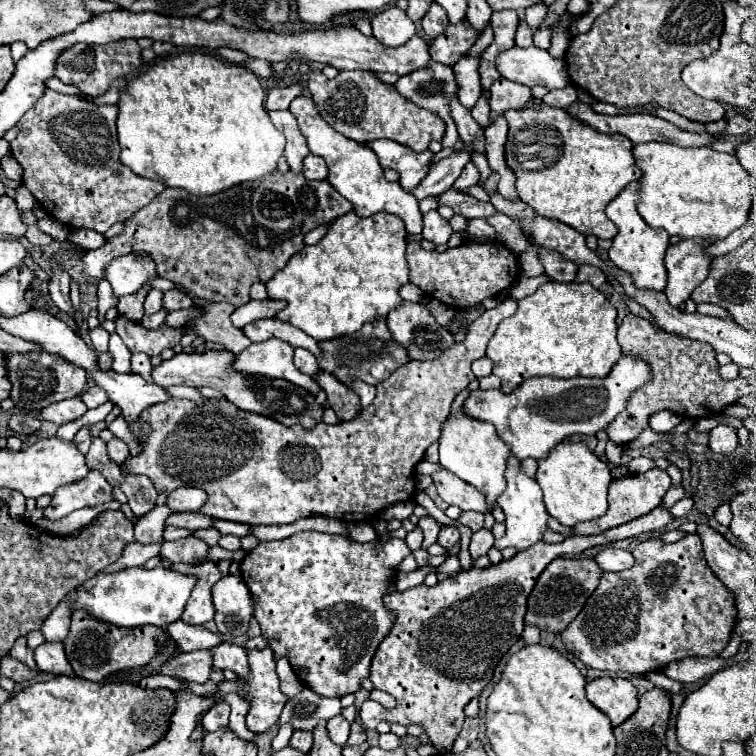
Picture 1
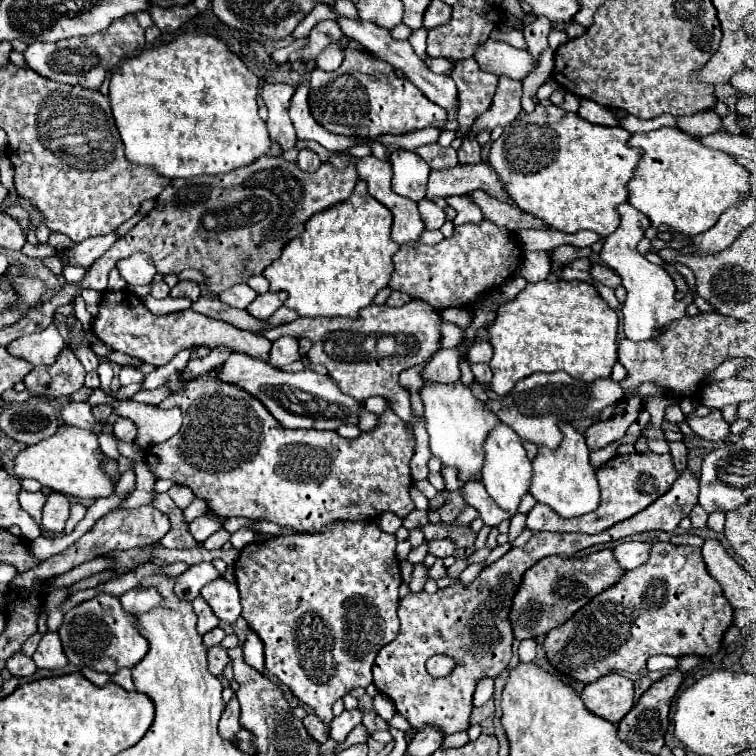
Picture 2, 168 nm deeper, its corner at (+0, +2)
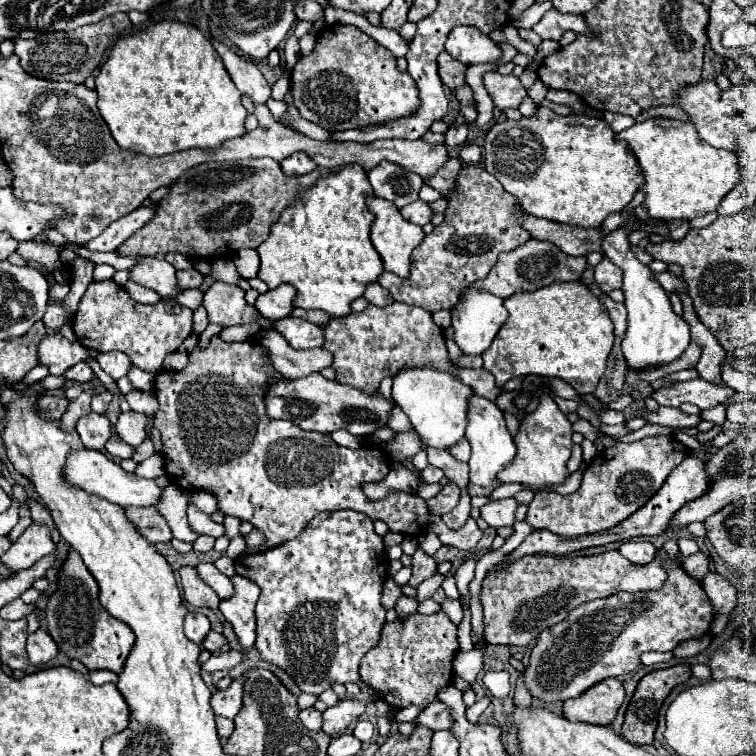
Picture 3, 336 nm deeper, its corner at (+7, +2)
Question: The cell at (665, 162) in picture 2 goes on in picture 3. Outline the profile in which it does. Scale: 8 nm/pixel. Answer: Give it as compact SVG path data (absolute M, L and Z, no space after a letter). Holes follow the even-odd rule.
M647 119L617 133L637 155L645 173L641 191L647 195L645 205L653 219L685 219L691 221L709 211L717 211L721 199L737 185L739 167L735 153L715 149L699 139L691 121L679 119Z

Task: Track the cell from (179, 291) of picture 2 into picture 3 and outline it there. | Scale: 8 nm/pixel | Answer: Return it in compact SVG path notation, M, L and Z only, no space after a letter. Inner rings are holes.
M197 269L177 271L177 279L179 279L179 287L183 287L183 289L193 289L203 283L203 275Z

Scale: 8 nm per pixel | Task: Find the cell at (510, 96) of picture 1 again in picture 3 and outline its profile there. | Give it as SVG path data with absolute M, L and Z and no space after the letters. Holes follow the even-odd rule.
M491 71L483 75L483 85L493 103L503 111L509 107L519 107L521 101L527 97L525 87L515 75L501 75L497 71Z

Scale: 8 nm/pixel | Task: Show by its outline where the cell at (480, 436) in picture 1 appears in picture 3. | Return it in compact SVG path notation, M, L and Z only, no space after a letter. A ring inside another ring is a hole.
M401 367L393 375L393 401L409 417L415 431L431 445L447 449L463 439L467 427L467 397L473 391L461 383L457 375L433 367Z

